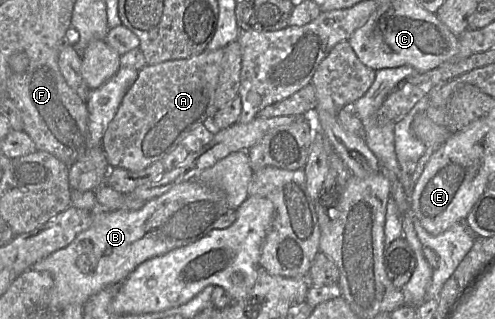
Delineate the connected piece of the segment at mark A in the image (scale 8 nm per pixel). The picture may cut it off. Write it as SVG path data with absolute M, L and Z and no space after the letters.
M224 49L208 51L178 60L169 60L155 65L146 65L125 94L113 120L102 139L102 148L112 167L141 171L152 163L162 160L173 151L185 136L197 126L209 123L215 113L215 92L221 73Z

